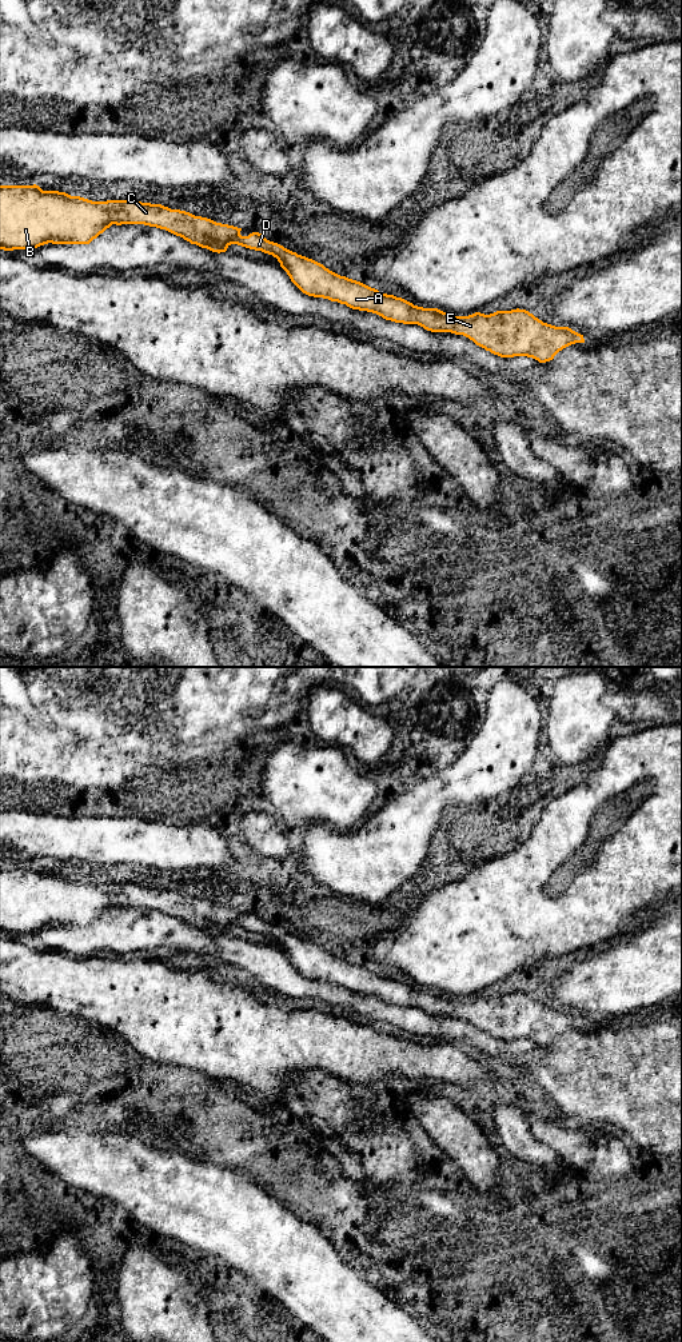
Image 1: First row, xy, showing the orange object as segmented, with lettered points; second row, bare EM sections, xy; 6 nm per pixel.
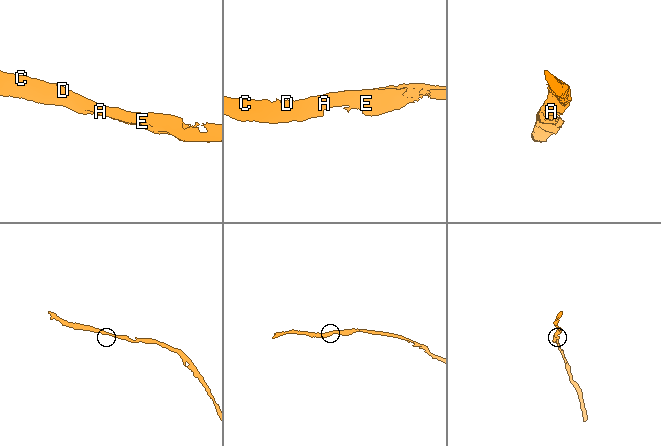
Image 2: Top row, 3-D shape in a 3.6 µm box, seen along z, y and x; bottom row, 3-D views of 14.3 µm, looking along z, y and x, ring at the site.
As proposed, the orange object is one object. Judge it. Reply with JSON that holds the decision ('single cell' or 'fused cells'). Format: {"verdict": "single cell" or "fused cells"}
{"verdict": "single cell"}

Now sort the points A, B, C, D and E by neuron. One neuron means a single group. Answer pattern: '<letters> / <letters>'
A B C D E

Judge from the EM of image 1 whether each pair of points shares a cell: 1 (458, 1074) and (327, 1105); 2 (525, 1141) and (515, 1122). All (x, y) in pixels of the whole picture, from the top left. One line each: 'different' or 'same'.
1: different
2: same

